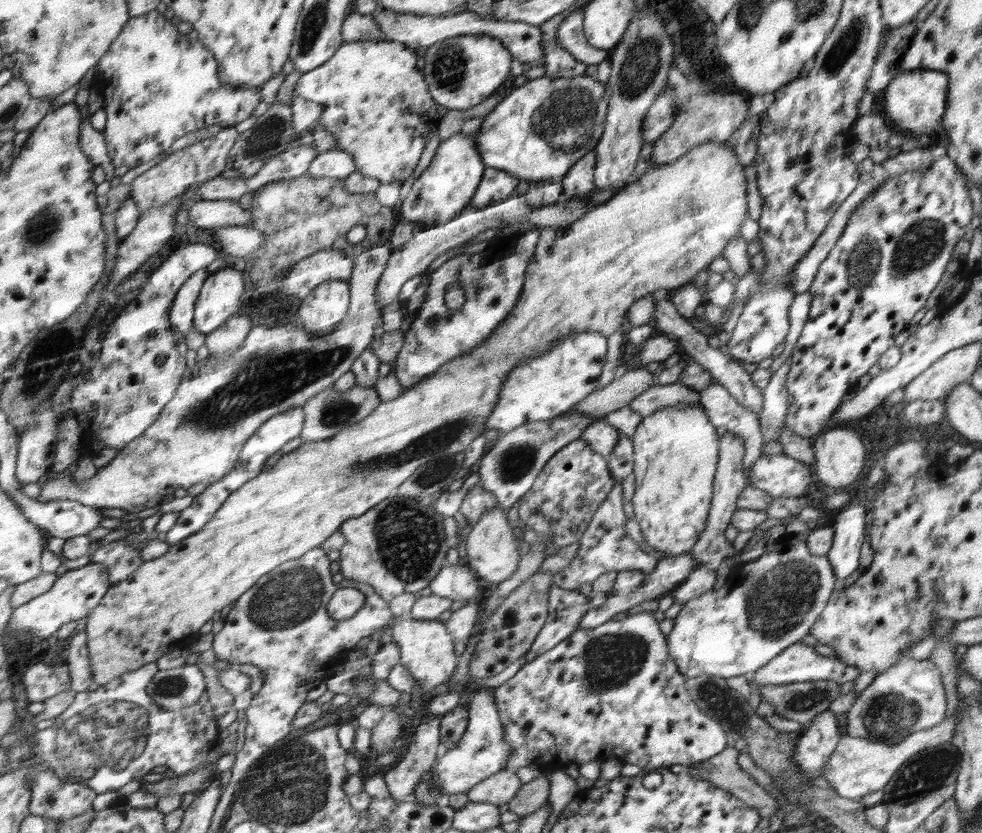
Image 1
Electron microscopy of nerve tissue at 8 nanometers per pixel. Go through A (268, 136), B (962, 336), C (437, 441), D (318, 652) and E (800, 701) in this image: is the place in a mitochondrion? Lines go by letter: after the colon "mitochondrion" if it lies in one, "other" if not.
A: mitochondrion
B: other
C: mitochondrion
D: other
E: mitochondrion

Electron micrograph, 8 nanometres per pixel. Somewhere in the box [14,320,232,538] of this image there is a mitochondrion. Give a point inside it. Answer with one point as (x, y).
(44, 361)

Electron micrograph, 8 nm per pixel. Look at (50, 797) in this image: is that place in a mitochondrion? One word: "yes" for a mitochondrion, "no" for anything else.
yes

